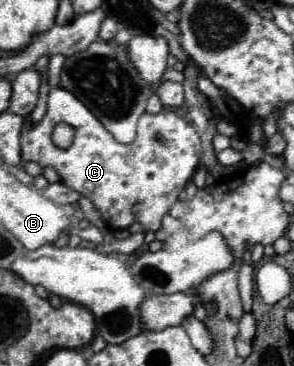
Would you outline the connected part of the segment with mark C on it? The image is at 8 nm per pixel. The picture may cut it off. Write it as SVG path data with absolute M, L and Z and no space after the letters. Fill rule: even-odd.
M53 87L49 91L47 99L47 113L39 125L31 125L29 121L25 123L21 131L21 157L23 161L35 161L41 167L53 167L61 181L71 187L73 191L85 195L91 199L91 203L101 211L101 217L107 225L111 225L111 231L117 229L127 229L131 223L139 221L145 231L157 231L161 227L163 215L171 209L171 205L177 201L177 195L185 189L185 185L191 181L197 165L199 165L199 155L201 155L201 139L195 131L195 127L177 115L175 111L163 109L155 115L143 113L137 125L137 139L129 145L123 145L115 141L115 137L103 127L103 123L67 89ZM57 123L69 123L75 127L75 139L69 149L59 149L51 141L51 133Z

